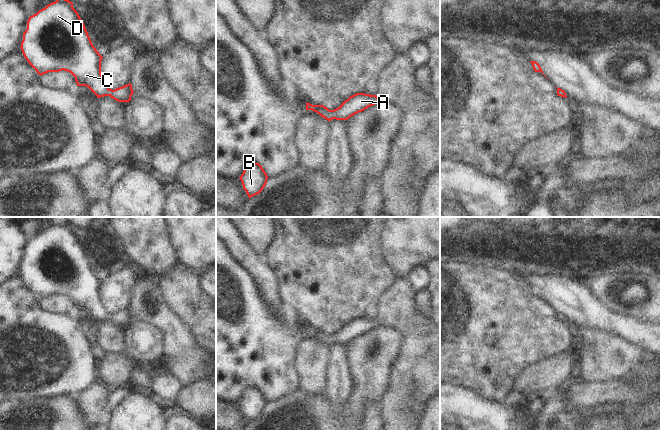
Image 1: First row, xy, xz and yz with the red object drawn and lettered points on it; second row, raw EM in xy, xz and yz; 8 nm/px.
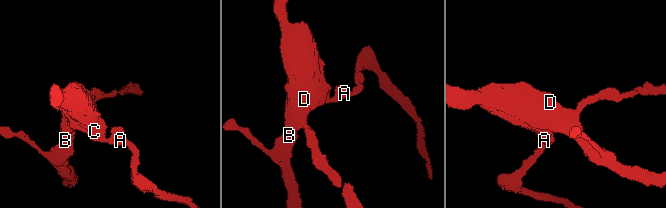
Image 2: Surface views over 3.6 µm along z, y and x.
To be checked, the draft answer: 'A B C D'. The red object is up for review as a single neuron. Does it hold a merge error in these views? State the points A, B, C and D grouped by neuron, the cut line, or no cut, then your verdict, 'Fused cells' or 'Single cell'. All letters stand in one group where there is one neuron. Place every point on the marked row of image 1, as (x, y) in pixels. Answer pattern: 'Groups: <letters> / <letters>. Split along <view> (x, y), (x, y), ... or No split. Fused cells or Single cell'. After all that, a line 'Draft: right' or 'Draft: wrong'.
Groups: A B C D. No split. Single cell
Draft: right

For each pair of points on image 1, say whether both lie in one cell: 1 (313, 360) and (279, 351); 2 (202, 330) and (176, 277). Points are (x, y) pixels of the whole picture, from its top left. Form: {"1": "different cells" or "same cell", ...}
{"1": "different cells", "2": "same cell"}

